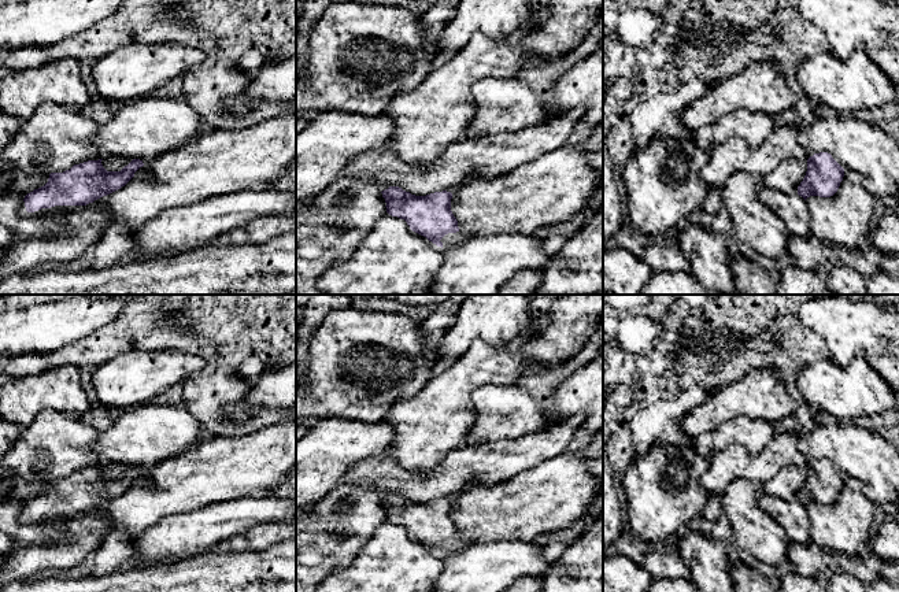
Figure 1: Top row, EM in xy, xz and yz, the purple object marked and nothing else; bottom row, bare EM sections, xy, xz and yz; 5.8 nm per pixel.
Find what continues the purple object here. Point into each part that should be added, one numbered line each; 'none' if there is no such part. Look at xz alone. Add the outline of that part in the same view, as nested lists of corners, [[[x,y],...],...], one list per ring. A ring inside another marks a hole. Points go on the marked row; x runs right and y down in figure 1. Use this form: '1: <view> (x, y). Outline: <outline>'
1: xz (451, 239). Outline: [[[448,233],[445,234],[440,241],[443,243],[443,248],[448,245],[459,245],[467,240],[466,236],[456,233]]]

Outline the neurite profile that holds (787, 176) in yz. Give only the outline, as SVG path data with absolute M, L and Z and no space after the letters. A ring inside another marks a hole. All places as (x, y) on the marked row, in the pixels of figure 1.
M787 159L762 177L762 185L787 195L796 195L807 171L807 160Z

